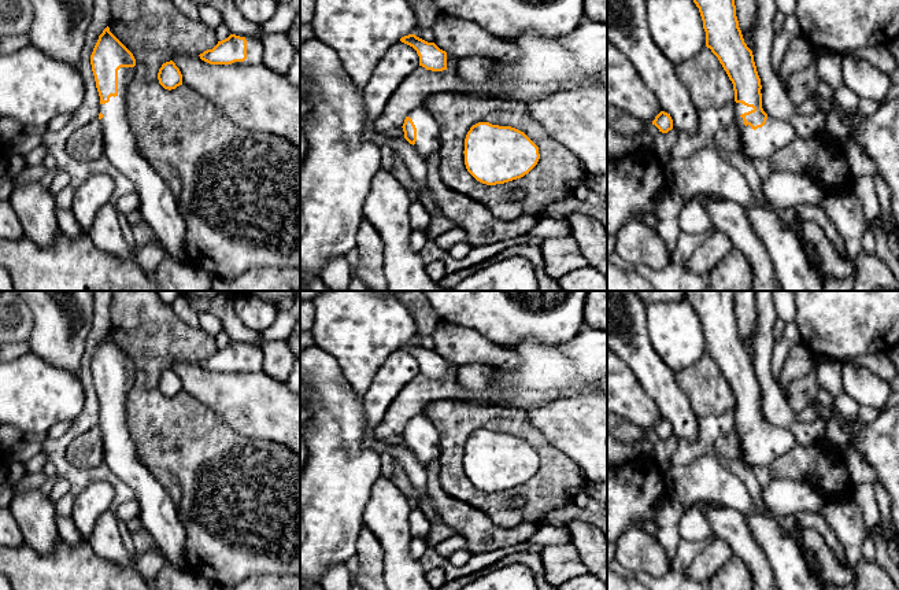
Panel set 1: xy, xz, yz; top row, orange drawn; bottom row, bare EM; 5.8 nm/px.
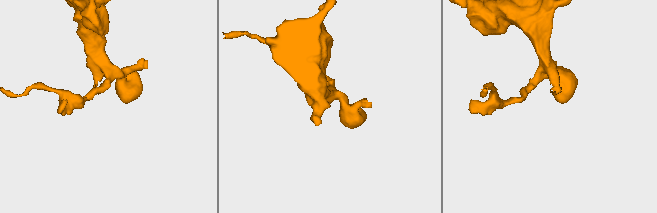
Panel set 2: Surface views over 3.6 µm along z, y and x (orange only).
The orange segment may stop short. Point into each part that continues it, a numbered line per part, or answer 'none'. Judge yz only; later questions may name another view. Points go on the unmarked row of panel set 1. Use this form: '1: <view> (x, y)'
1: yz (765, 449)

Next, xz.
1: xz (428, 441)

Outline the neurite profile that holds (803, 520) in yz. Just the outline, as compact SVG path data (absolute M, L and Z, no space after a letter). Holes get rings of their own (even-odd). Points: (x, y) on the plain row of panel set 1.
M798 512L789 517L785 517L784 521L791 526L792 521L796 521L793 527L799 530L811 528L815 530L822 535L828 546L835 552L839 561L847 564L848 560L846 557L846 550L840 541L837 539L836 534L833 532L832 527L828 521L818 513L807 513L807 512Z

